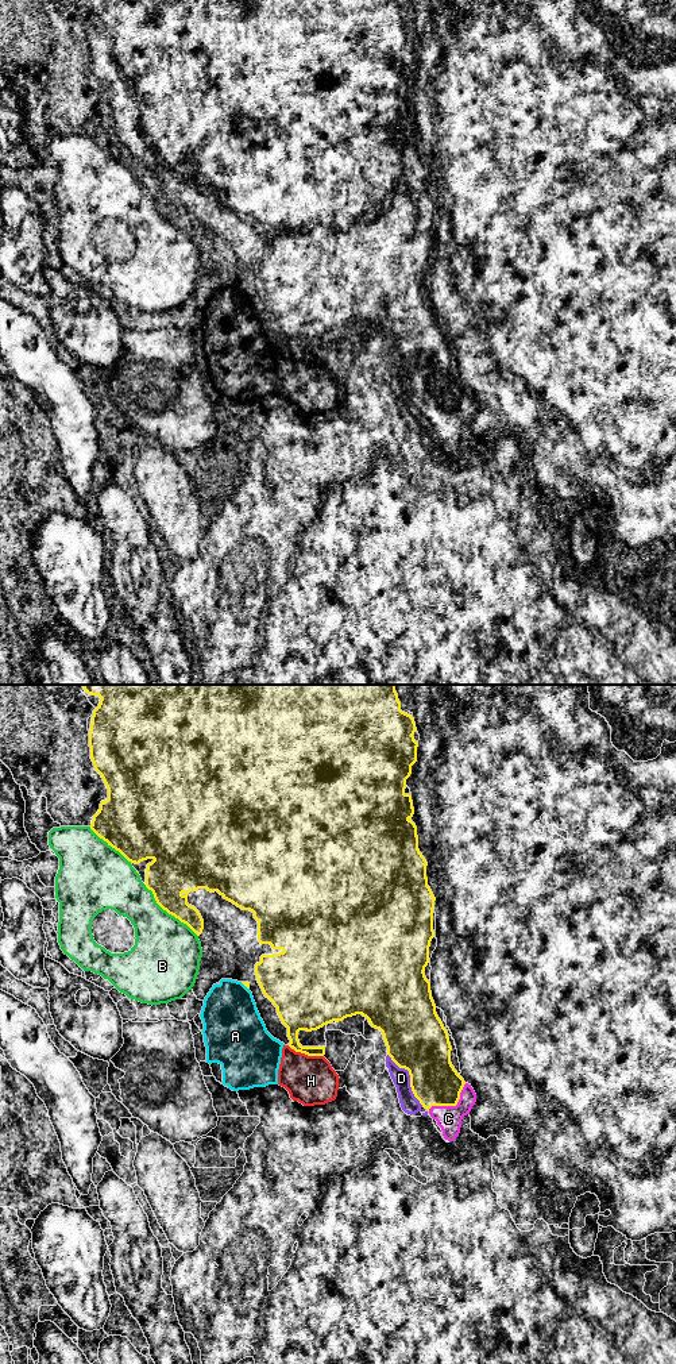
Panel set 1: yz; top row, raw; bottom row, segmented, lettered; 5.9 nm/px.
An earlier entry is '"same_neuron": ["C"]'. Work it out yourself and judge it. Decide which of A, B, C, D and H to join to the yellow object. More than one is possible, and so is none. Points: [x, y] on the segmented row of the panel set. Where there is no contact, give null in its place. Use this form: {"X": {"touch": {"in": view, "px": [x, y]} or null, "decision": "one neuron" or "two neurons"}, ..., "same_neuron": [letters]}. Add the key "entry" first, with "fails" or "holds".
{"entry": "holds", "A": {"touch": {"in": "yz", "px": [244, 985]}, "decision": "two neurons"}, "B": {"touch": {"in": "yz", "px": [169, 913]}, "decision": "two neurons"}, "C": {"touch": {"in": "yz", "px": [452, 1105]}, "decision": "one neuron"}, "D": {"touch": {"in": "yz", "px": [410, 1078]}, "decision": "two neurons"}, "H": {"touch": {"in": "yz", "px": [308, 1055]}, "decision": "two neurons"}, "same_neuron": ["C"]}

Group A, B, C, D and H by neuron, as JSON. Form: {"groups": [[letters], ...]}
{"groups": [["A", "H"], ["B"], ["C"], ["D"]]}

